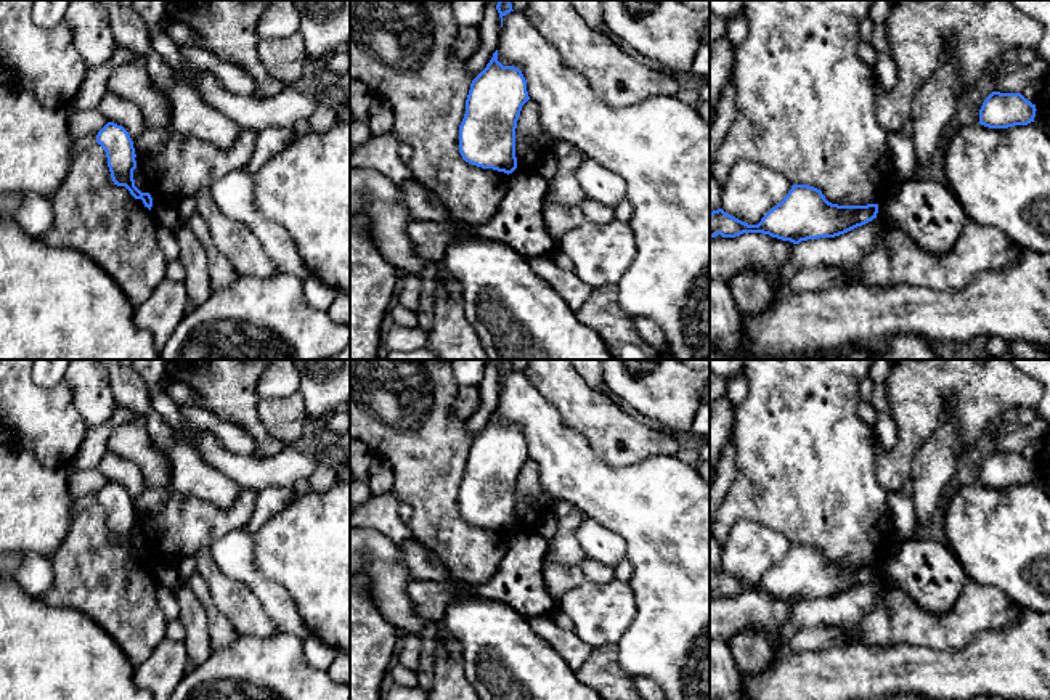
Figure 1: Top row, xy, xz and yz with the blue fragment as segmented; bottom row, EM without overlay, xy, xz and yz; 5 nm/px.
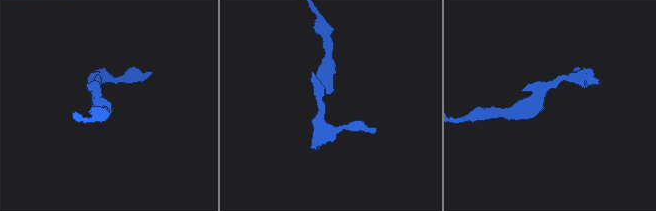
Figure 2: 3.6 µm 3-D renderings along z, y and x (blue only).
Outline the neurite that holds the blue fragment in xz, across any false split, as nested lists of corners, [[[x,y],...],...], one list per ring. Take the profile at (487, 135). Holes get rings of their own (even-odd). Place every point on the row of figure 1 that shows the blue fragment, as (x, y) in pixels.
[[[496,50],[470,83],[466,114],[459,125],[462,159],[482,169],[512,173],[517,169],[517,120],[528,100],[522,71],[503,66]]]

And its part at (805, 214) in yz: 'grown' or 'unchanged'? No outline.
unchanged

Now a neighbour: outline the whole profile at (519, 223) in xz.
[[[515,169],[509,173],[509,188],[499,209],[488,222],[467,225],[456,218],[446,223],[413,220],[406,233],[414,252],[429,263],[442,263],[459,231],[503,242],[527,258],[552,255],[559,250],[560,238],[552,236],[544,225],[547,189],[549,181],[538,172]]]

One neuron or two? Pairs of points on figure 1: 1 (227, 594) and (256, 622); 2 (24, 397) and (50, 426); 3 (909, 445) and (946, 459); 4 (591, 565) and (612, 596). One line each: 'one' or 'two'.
1: one
2: one
3: two
4: two

